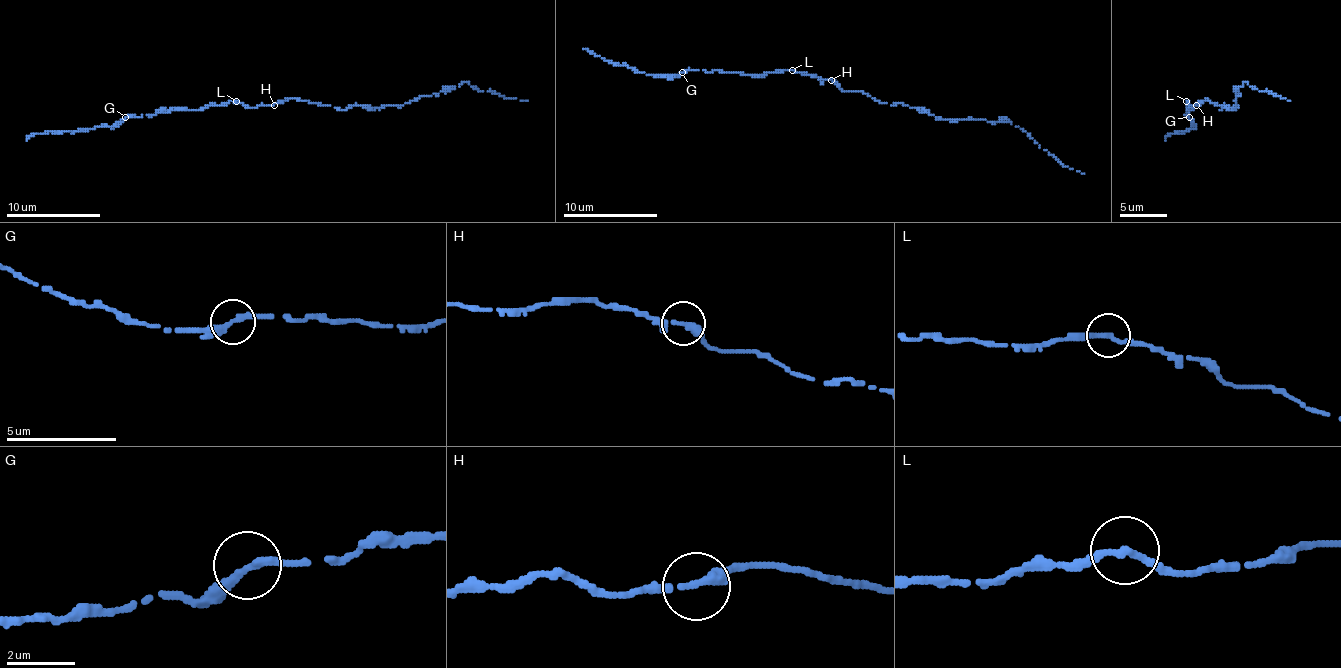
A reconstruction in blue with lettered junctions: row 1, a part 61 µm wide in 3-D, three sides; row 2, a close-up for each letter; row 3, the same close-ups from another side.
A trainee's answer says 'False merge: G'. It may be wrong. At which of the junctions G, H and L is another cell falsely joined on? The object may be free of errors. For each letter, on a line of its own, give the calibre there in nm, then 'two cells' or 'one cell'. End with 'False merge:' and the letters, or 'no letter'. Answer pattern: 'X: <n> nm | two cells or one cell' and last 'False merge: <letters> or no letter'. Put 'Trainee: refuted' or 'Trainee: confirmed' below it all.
G: 260 nm | one cell
H: 280 nm | one cell
L: 240 nm | one cell
False merge: no letter
Trainee: refuted

